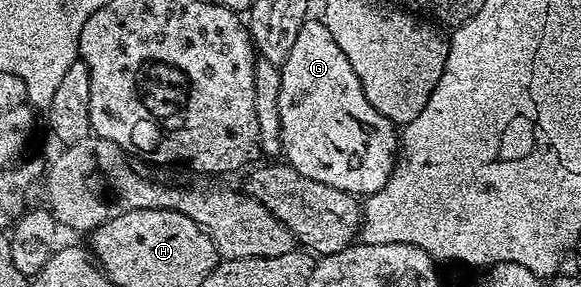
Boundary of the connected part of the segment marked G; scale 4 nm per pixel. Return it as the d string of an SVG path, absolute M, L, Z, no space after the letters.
M306 19L291 51L284 54L279 83L281 153L299 175L354 195L379 191L399 152L399 133L363 95L347 55L331 39L324 20Z

